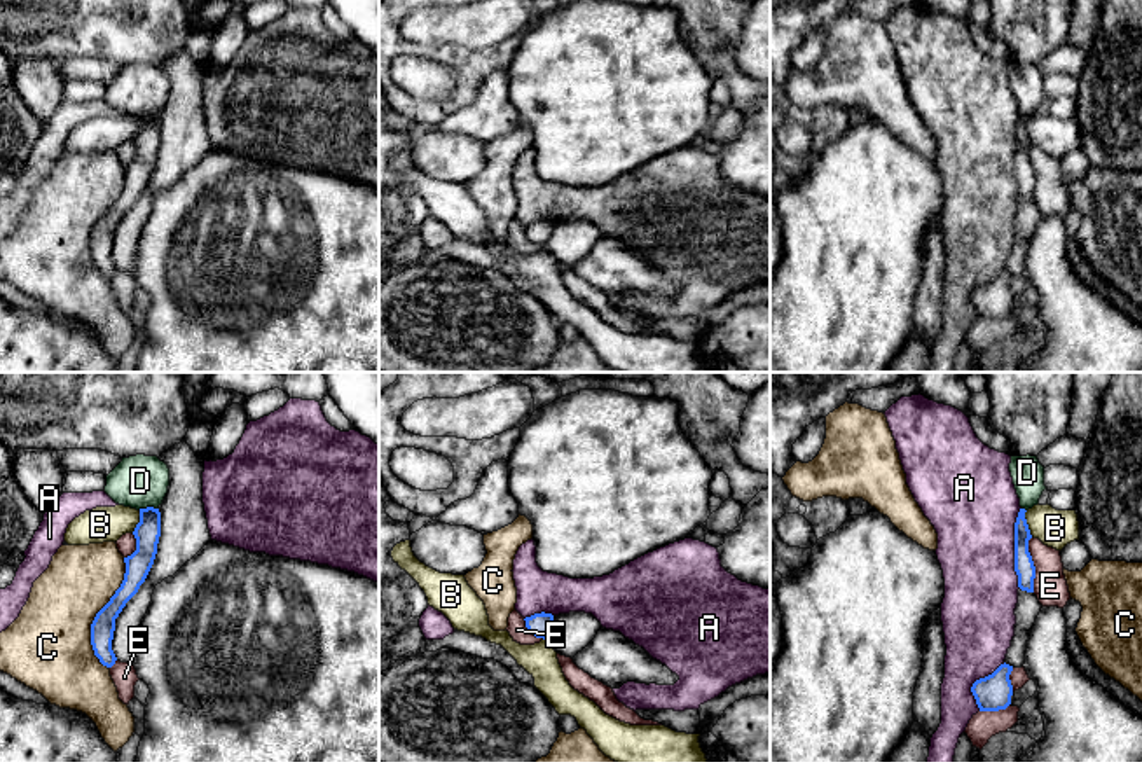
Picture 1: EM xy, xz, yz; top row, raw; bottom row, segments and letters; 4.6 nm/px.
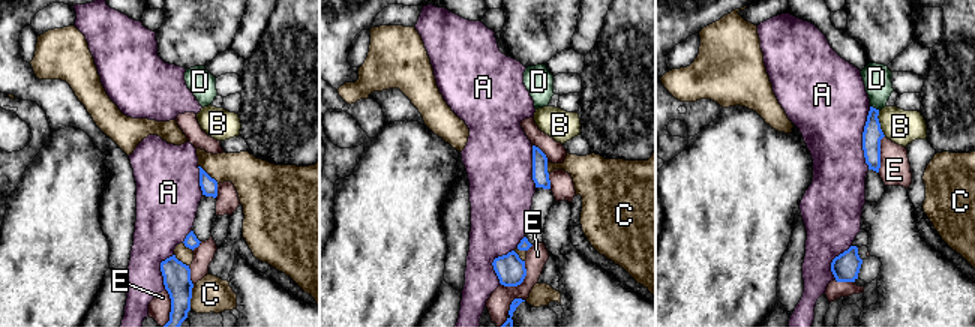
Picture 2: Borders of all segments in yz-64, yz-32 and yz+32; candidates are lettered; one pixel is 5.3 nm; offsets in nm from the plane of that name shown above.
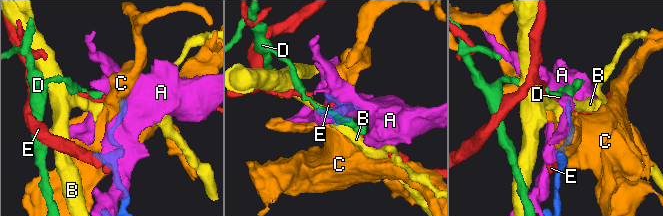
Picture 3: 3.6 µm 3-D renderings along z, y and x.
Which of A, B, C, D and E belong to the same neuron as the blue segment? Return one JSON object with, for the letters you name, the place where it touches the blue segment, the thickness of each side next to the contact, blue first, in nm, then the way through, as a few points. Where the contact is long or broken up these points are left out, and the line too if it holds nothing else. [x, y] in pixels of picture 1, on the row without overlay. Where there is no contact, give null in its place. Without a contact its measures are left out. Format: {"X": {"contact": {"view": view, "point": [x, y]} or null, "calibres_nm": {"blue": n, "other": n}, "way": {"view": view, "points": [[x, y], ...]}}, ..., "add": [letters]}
{"add": []}

